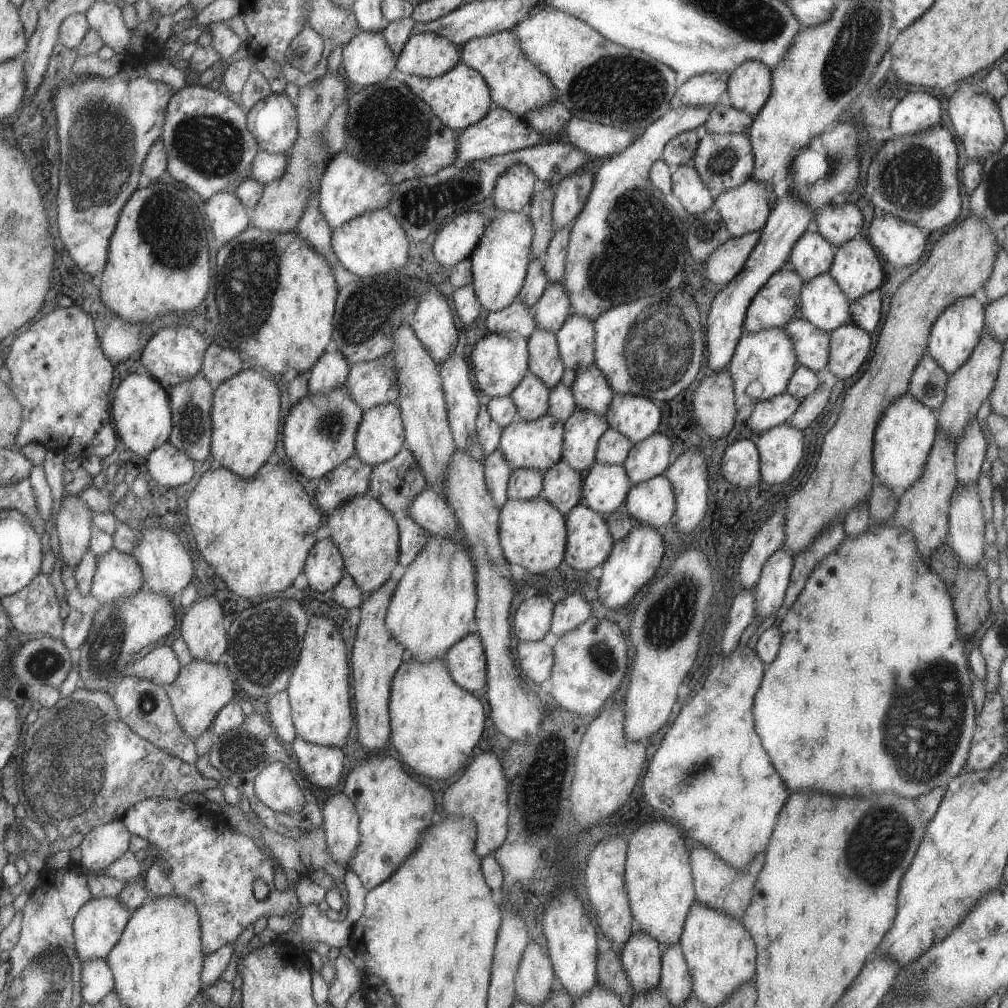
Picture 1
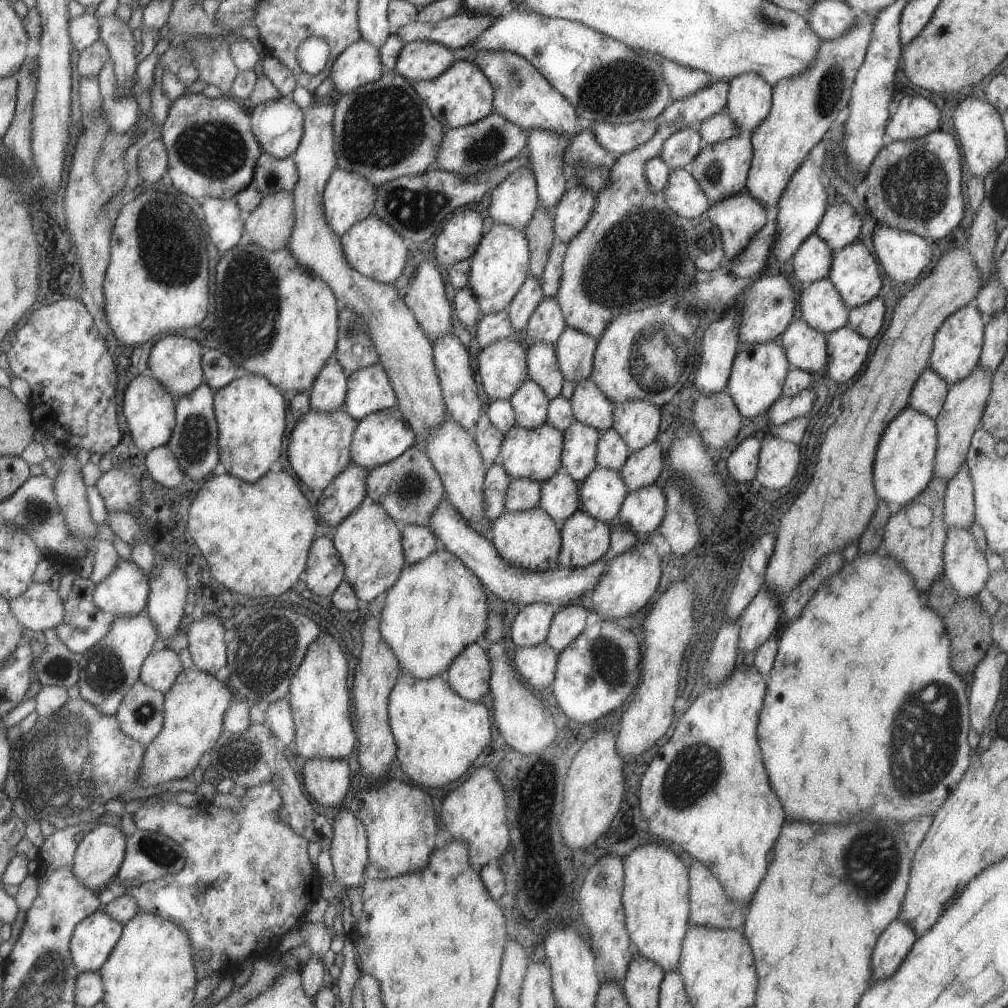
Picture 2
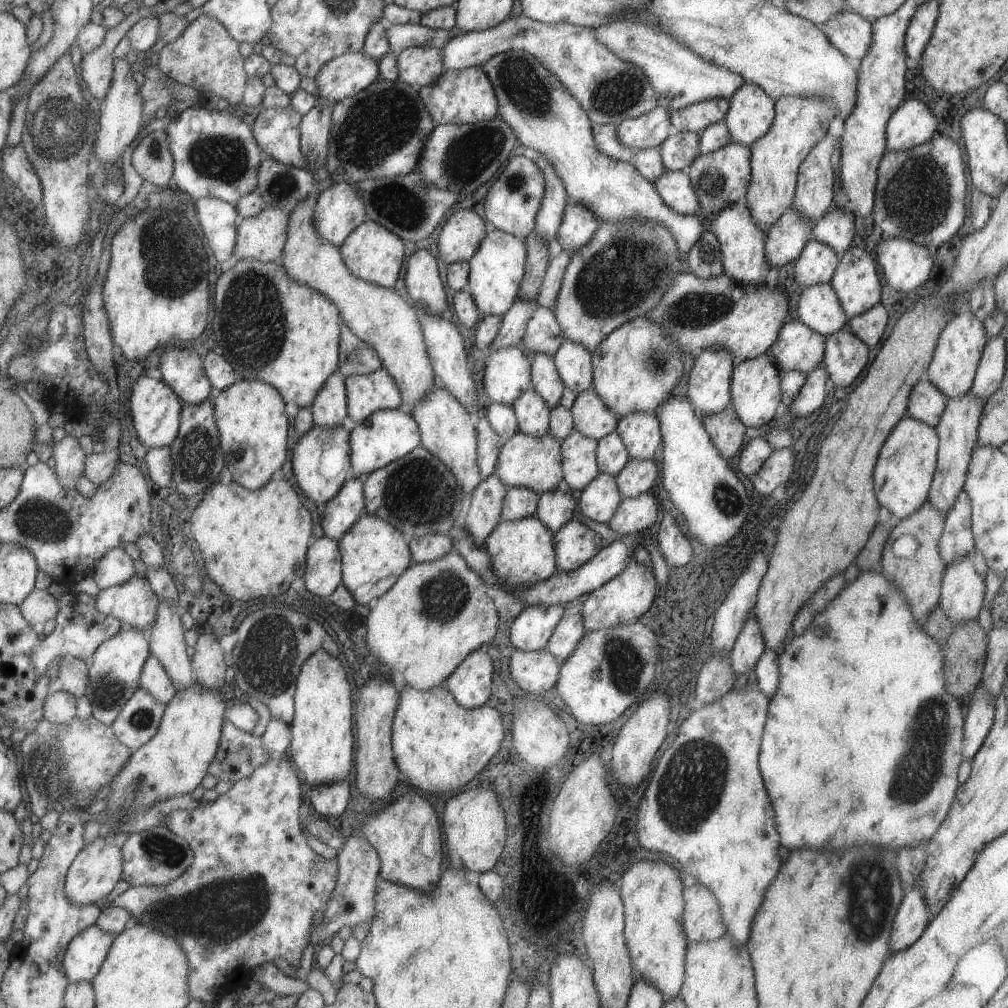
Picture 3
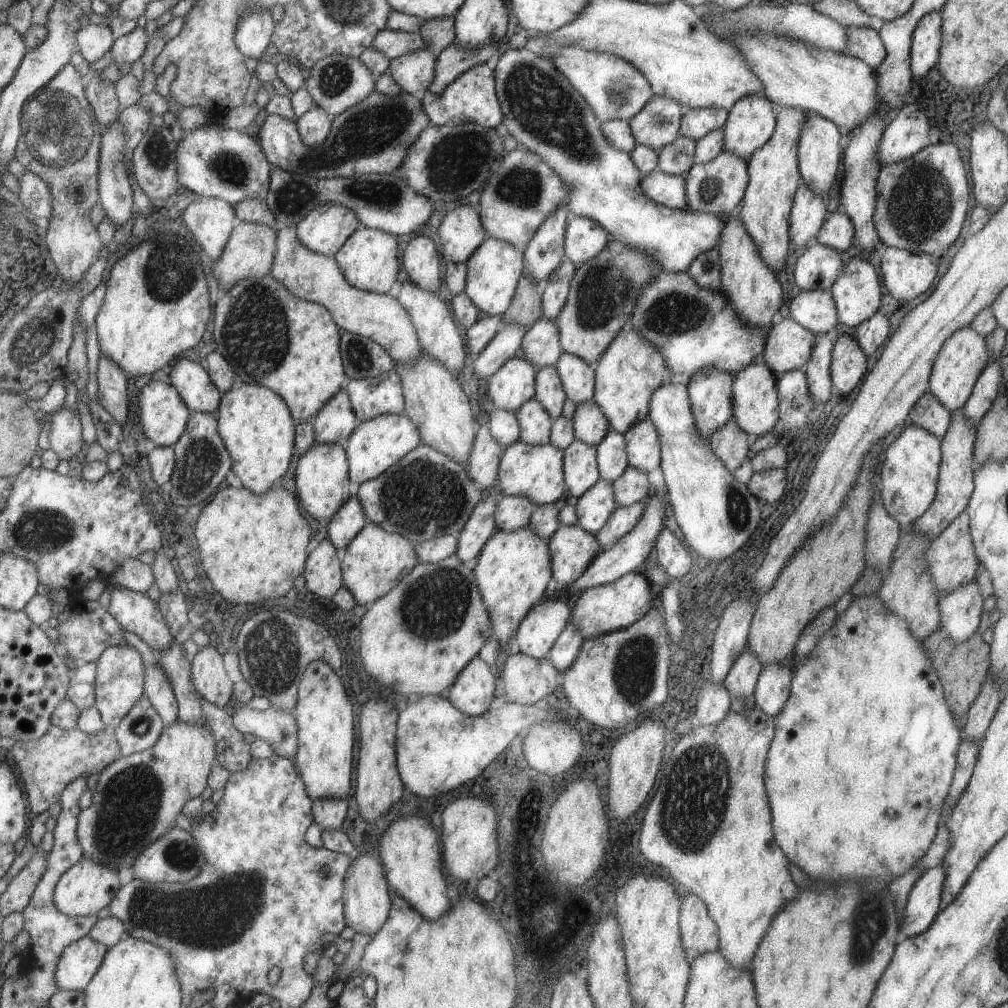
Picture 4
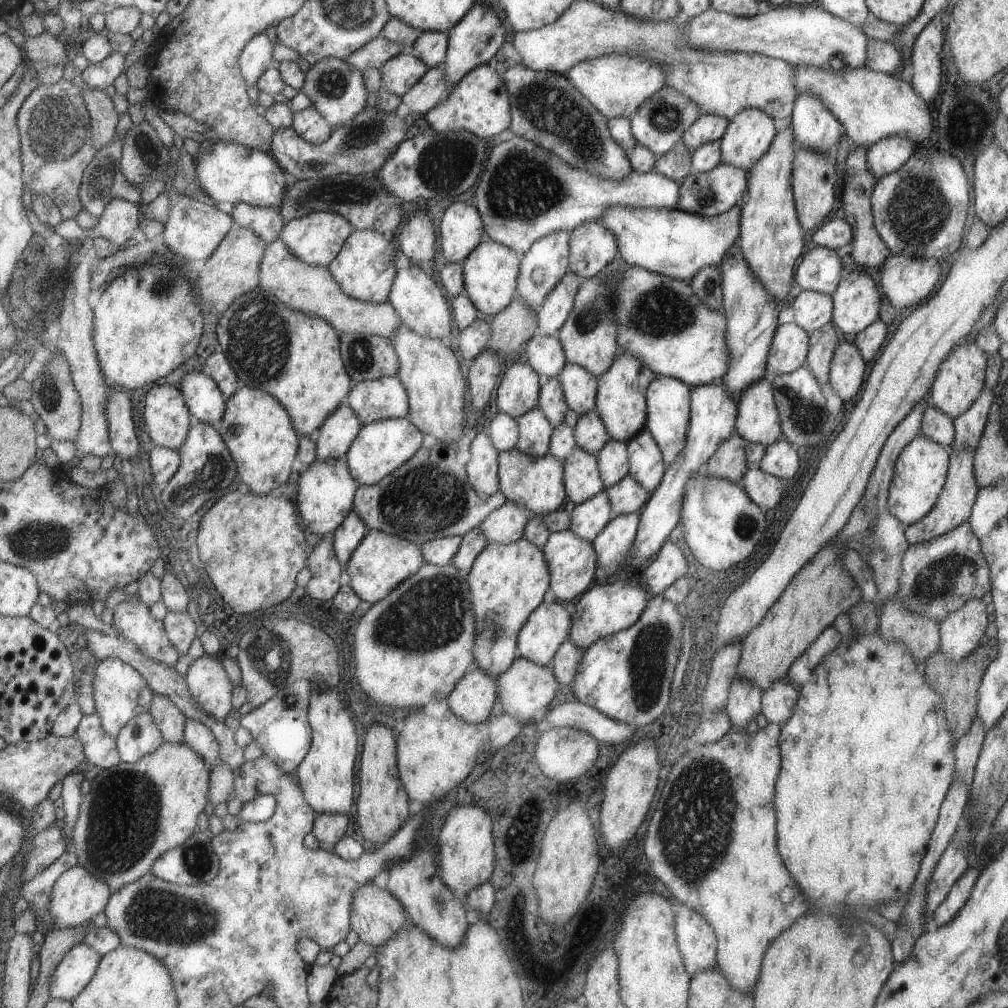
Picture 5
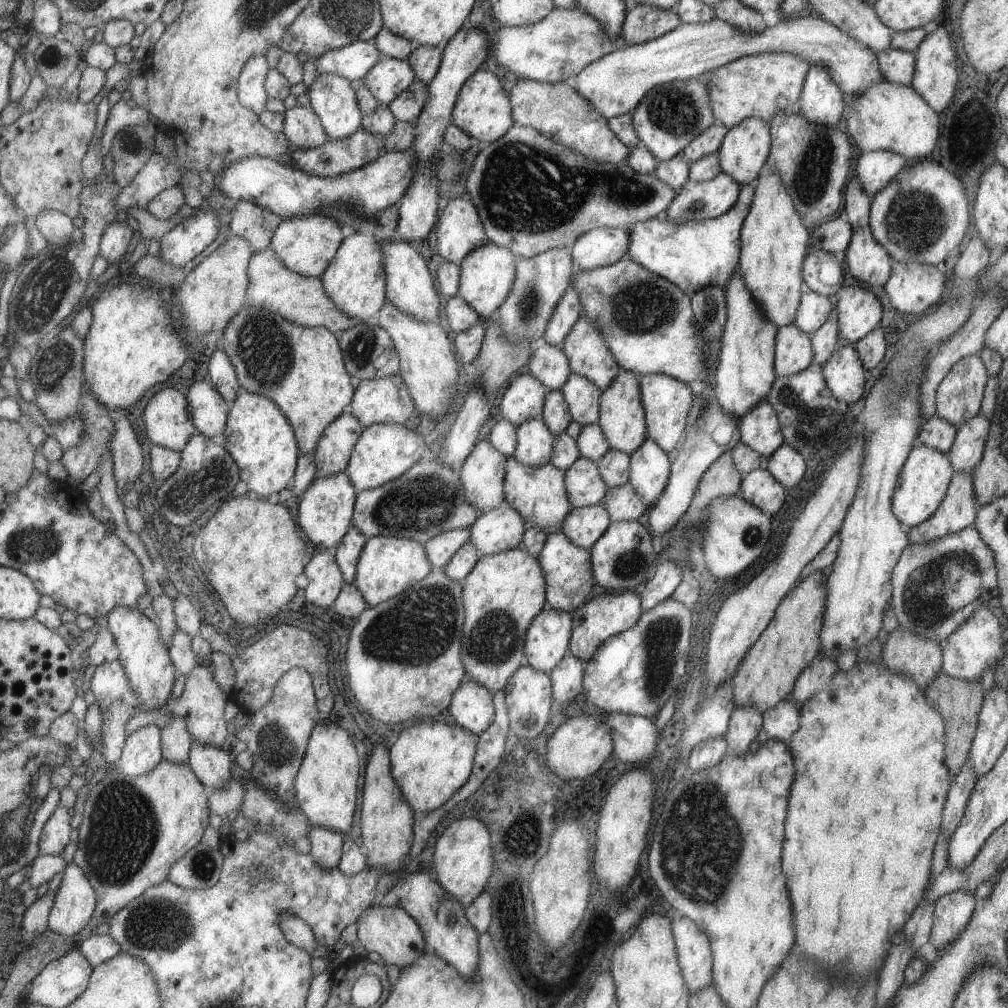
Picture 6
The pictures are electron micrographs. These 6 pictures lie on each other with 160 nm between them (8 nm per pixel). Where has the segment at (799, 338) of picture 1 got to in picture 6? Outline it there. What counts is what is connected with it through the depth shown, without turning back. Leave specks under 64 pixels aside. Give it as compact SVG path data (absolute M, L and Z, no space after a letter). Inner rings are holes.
M795 323L776 328L773 368L776 377L801 372L812 361L810 335L800 331Z

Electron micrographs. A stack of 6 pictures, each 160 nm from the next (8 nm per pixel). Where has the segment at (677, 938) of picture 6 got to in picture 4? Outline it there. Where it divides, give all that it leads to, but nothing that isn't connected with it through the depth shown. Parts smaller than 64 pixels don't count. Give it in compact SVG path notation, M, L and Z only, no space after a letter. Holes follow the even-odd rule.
M691 893L681 895L679 926L687 960L718 948L718 928L698 896Z

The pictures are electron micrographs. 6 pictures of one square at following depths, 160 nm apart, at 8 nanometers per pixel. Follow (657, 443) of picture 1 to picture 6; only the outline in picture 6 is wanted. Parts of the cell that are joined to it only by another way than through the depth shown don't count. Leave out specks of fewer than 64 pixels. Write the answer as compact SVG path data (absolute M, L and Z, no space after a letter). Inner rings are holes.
M628 482L618 487L607 487L601 503L610 521L643 520L648 509Z

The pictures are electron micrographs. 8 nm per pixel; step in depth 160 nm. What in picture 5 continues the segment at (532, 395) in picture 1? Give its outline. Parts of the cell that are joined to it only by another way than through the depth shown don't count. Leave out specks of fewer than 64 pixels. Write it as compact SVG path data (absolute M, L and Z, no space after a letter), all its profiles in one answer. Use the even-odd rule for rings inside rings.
M535 405L515 419L518 424L516 448L532 457L546 455L552 426L541 409Z

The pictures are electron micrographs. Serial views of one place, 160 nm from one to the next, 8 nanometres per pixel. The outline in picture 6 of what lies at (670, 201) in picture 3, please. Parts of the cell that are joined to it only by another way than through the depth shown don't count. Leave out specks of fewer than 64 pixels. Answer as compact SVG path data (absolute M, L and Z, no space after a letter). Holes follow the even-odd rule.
M515 122L511 125L511 128L507 129L507 132L503 136L491 142L491 144L487 144L487 146L477 154L477 158L475 158L473 166L471 166L471 172L469 172L467 178L465 178L465 186L467 186L467 192L469 192L469 196L471 196L471 200L469 201L477 209L479 218L481 219L487 242L508 248L517 258L531 258L540 252L552 248L565 247L570 251L572 249L571 245L578 236L585 234L585 232L595 227L617 227L625 230L627 226L634 222L643 222L644 220L657 216L659 212L666 210L676 195L676 191L668 187L667 184L663 184L654 174L649 173L648 175L644 175L636 173L628 165L626 159L613 164L598 163L585 158L581 153L573 152L570 148L559 144L557 141L543 136L534 128L523 126Z

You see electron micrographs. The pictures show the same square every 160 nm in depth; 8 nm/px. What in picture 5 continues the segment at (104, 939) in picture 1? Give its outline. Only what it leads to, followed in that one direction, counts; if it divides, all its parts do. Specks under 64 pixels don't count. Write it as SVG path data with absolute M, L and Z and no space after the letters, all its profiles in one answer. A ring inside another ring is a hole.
M83 941L72 946L51 975L50 998L71 1001L87 986L100 958L100 954Z

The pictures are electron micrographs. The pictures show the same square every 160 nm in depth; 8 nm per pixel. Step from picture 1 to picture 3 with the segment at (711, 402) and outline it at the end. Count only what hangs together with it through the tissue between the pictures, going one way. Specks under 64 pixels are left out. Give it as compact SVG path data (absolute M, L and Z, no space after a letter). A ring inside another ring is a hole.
M731 400L719 412L703 415L700 419L711 442L726 461L739 452L745 428L737 418Z

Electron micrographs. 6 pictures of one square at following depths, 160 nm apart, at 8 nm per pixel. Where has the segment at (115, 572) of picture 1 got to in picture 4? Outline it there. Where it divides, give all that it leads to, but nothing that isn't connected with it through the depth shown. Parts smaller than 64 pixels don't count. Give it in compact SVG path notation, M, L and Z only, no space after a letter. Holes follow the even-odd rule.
M112 586L109 594L107 612L123 631L135 633L156 652L169 646L173 635L156 602L149 599L147 593Z

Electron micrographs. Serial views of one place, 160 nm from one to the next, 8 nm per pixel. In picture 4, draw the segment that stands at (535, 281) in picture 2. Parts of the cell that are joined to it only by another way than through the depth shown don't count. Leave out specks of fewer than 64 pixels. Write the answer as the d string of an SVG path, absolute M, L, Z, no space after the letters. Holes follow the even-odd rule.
M503 322L497 334L472 362L473 373L477 378L487 380L508 358L519 355L525 331L526 328L521 325Z

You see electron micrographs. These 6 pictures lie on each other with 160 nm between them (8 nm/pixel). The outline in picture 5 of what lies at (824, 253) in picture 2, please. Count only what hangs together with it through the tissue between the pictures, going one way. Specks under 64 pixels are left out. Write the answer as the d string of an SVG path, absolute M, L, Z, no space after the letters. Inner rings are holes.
M813 246L794 269L798 289L830 295L841 280L841 259L833 249Z

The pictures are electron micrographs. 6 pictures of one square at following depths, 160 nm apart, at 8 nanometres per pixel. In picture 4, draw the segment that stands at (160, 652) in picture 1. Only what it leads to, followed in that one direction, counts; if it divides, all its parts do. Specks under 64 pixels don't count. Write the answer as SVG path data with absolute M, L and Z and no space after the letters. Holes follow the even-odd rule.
M123 631L121 634L127 645L135 647L140 654L144 668L144 695L159 713L165 725L178 718L178 706L163 669L158 665L157 652L149 648L135 633Z

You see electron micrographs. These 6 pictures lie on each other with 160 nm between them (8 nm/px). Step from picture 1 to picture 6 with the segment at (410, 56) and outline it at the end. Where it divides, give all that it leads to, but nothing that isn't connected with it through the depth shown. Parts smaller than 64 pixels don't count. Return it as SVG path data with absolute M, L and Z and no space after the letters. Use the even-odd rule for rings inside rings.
M382 56L362 78L364 86L381 105L388 105L416 79L408 61Z

